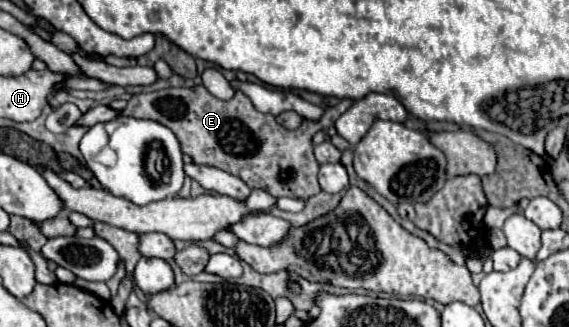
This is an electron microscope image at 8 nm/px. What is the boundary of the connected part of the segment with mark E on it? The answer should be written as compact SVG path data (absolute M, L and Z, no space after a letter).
M192 86L192 88L164 88L164 90L156 90L156 92L134 94L128 100L128 106L122 110L122 114L124 116L134 116L134 118L150 118L150 120L156 120L156 122L168 126L176 134L184 154L188 154L192 158L206 158L206 164L218 166L218 168L238 176L250 188L266 190L276 198L290 196L290 198L308 200L310 196L320 192L320 184L318 184L320 164L318 164L318 160L314 158L314 152L312 152L312 136L318 130L330 128L350 106L352 106L352 100L340 100L336 106L328 108L318 122L304 120L298 130L286 130L284 126L280 126L274 120L272 114L258 112L252 106L250 98L246 98L246 94L242 94L242 92L236 92L236 96L232 100L222 102L216 96L212 96L204 86Z

